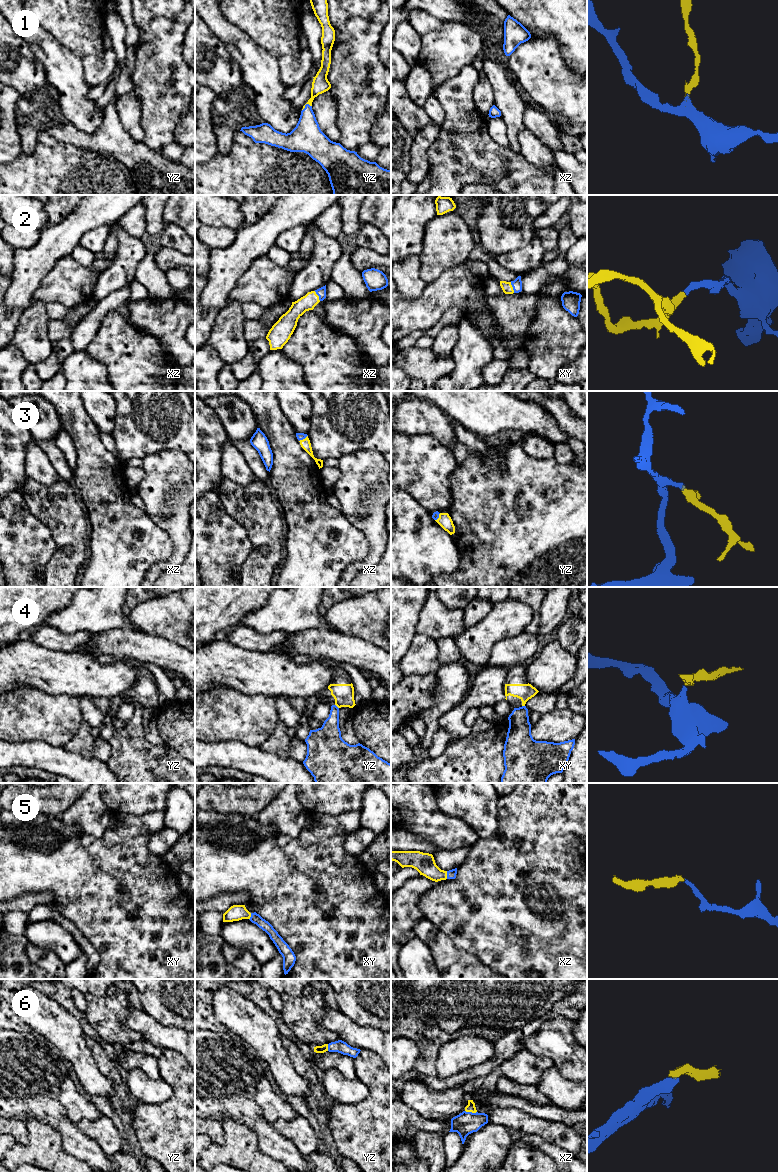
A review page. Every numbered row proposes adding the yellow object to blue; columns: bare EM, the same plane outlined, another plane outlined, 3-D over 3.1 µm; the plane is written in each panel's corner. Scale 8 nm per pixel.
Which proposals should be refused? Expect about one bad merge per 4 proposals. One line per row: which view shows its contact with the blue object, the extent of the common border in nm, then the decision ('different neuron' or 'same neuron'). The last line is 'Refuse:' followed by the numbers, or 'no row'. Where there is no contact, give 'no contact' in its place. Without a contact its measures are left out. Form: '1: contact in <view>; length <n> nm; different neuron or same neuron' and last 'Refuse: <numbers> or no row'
1: contact in yz; length 90 nm; same neuron
2: contact in xy; length 90 nm; same neuron
3: contact in xz; length 90 nm; same neuron
4: contact in yz; length 50 nm; different neuron
5: contact in xz; length 60 nm; same neuron
6: contact in xz; length 100 nm; same neuron
Refuse: 4

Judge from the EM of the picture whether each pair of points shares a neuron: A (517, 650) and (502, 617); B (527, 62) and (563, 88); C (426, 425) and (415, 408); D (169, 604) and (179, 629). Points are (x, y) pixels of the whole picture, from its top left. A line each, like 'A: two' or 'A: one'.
A: two
B: one
C: one
D: one

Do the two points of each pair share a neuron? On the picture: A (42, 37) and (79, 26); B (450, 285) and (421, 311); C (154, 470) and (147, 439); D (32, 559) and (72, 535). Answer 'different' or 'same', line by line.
A: different
B: same
C: different
D: different

